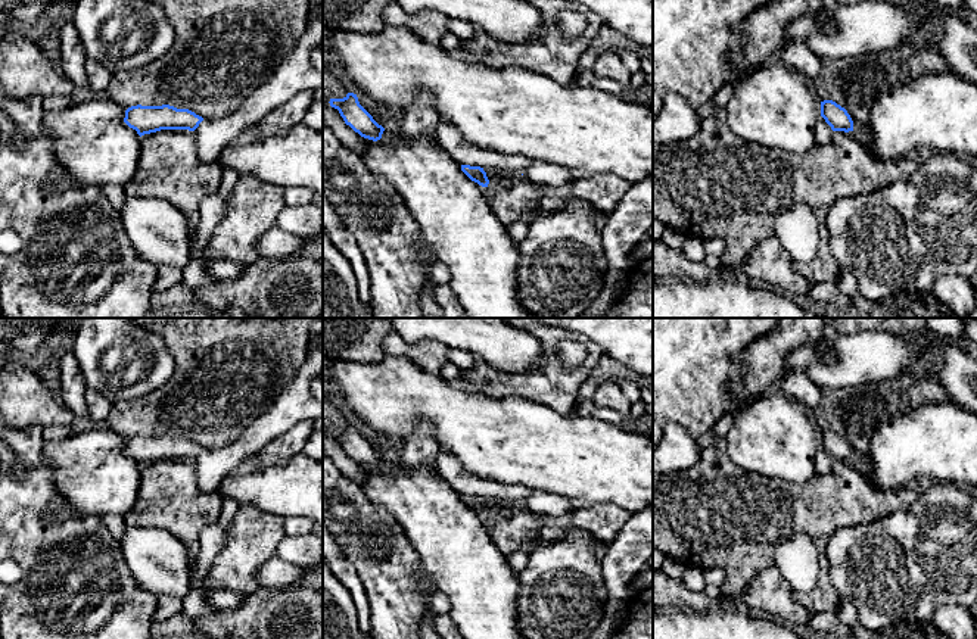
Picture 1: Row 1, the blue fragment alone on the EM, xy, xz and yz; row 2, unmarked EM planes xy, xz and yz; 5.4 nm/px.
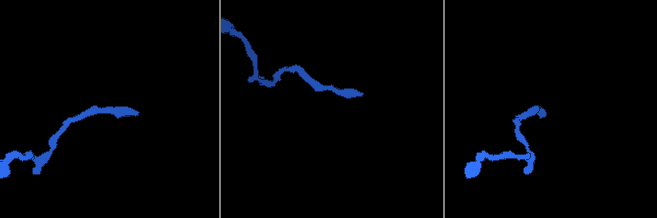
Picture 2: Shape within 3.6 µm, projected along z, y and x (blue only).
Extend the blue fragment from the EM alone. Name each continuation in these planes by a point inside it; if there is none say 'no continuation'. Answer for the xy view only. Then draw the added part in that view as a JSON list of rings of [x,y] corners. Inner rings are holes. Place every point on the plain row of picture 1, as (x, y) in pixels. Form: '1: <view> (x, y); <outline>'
1: xy (296, 404); [[[323,347],[308,352],[296,377],[286,386],[271,409],[224,449],[203,449],[193,461],[203,493],[217,492],[220,483],[246,456],[301,421],[323,418],[323,403],[312,396],[311,383],[323,374]]]

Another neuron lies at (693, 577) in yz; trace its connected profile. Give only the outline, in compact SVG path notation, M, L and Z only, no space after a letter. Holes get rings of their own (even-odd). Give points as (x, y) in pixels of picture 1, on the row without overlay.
M687 567L681 579L690 590L703 593L706 587L703 571L704 570L697 567Z

